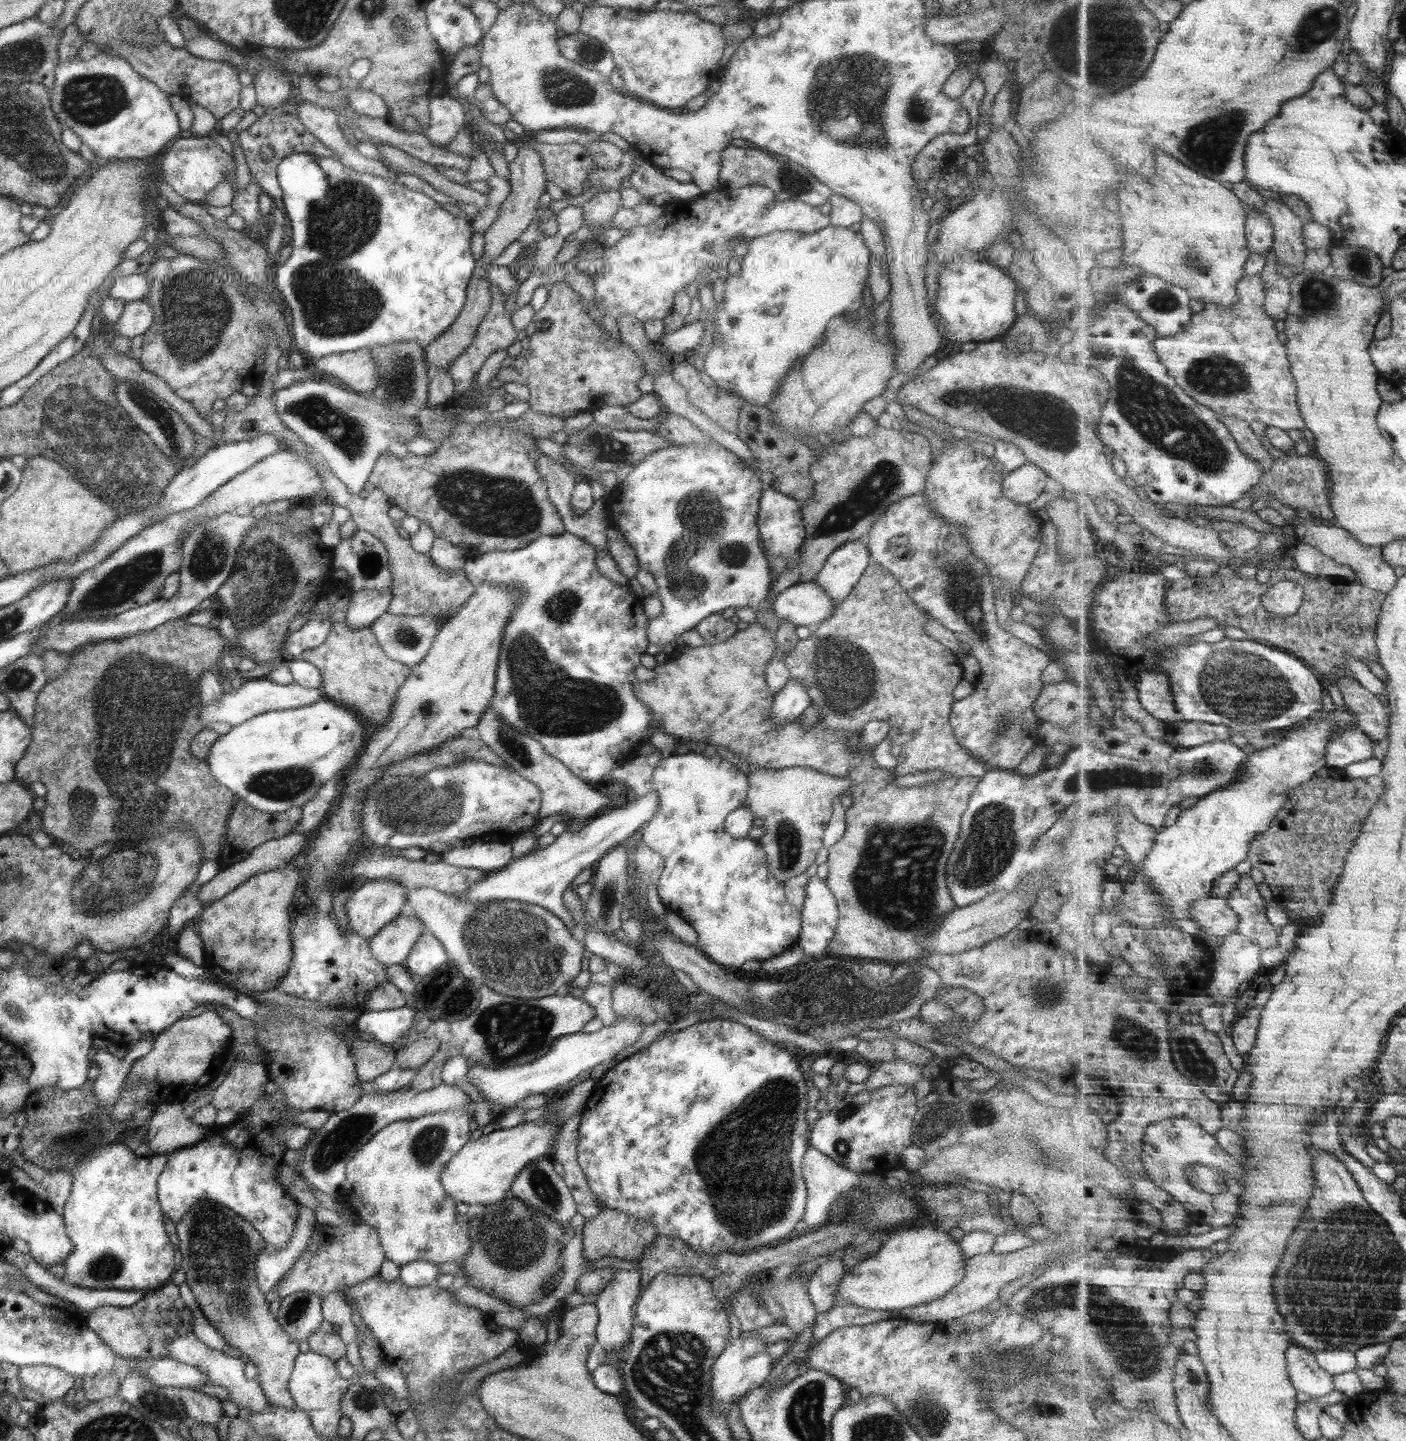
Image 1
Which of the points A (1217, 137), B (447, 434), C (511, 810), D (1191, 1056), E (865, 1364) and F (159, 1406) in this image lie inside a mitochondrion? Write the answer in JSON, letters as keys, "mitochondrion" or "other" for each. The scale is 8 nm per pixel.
{"A":"mitochondrion","B":"other","C":"other","D":"mitochondrion","E":"other","F":"mitochondrion"}

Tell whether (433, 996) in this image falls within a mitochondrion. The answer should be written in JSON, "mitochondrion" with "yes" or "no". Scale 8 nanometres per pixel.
{"mitochondrion":"no"}

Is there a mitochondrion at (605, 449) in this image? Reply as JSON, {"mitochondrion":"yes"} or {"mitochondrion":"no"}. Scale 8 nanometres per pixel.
{"mitochondrion":"yes"}

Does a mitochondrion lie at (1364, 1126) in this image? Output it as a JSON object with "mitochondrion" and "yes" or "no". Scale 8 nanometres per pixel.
{"mitochondrion":"no"}

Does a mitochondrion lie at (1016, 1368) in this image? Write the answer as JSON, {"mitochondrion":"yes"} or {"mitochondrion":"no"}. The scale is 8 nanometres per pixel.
{"mitochondrion":"yes"}

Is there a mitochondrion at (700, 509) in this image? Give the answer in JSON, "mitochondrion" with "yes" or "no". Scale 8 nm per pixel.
{"mitochondrion":"yes"}

